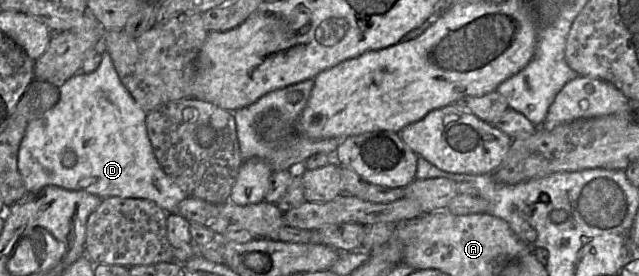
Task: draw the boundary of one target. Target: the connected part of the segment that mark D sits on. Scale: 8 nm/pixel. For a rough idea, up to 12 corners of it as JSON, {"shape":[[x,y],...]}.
{"shape":[[104,51],[28,125],[18,170],[146,199],[188,195],[158,163],[147,113]]}

